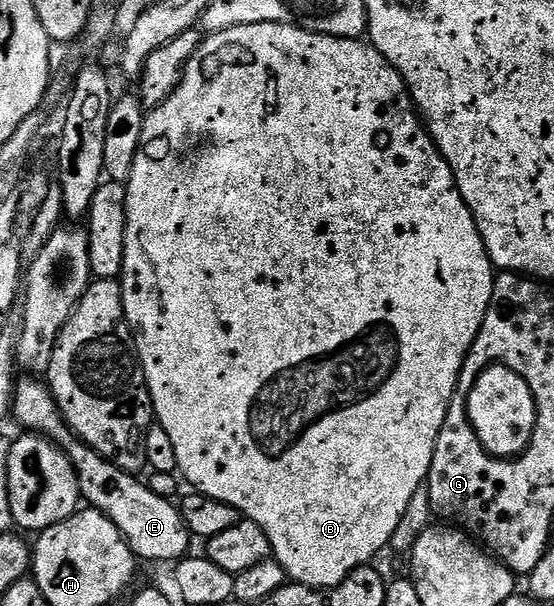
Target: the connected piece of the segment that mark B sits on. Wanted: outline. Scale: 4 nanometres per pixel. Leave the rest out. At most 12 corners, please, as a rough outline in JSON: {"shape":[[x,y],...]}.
{"shape":[[206,34],[105,181],[190,488],[338,587],[495,268],[401,74]]}

